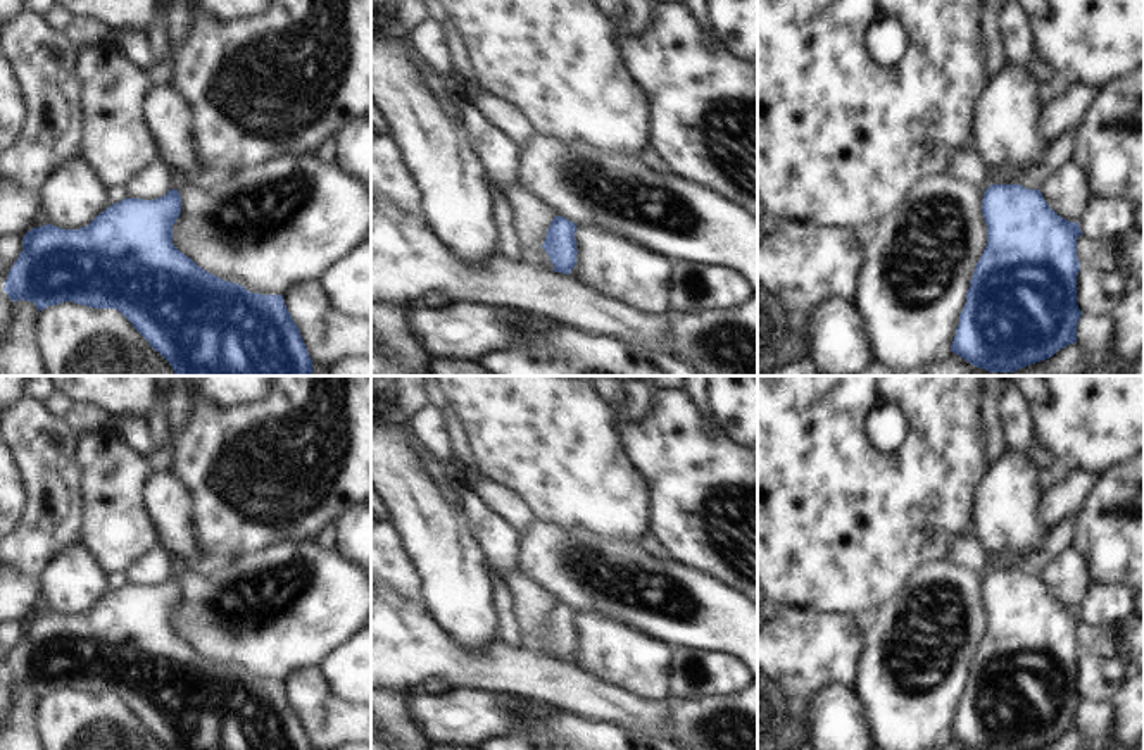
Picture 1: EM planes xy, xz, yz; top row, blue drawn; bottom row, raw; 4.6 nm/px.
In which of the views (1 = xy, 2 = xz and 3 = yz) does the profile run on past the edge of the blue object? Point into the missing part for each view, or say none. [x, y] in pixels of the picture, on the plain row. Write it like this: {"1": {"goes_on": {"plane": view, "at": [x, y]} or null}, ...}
{"1": {"goes_on": {"plane": "xy", "at": [178, 564]}}, "2": {"goes_on": null}, "3": {"goes_on": {"plane": "yz", "at": [967, 550]}}}

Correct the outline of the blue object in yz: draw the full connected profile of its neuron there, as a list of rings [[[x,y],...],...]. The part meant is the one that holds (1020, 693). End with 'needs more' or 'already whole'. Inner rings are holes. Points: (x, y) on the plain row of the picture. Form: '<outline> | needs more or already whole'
[[[958,534],[946,555],[946,560],[984,578],[982,600],[987,610],[987,631],[975,652],[951,738],[970,750],[1035,750],[1077,729],[1082,702],[1077,691],[1077,624],[1082,617],[1078,609],[1058,602],[1040,576],[992,571],[987,557],[971,534]]] | needs more

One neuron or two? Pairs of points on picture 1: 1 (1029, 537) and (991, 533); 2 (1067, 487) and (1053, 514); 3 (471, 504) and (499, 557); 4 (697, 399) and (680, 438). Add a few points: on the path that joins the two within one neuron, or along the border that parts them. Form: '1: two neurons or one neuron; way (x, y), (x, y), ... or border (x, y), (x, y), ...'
1: one neuron; way (1020, 533), (999, 533)
2: one neuron; way (1067, 493), (1055, 507)
3: one neuron; way (482, 518), (499, 543)
4: two neurons; border (684, 393), (697, 412), (711, 423)

